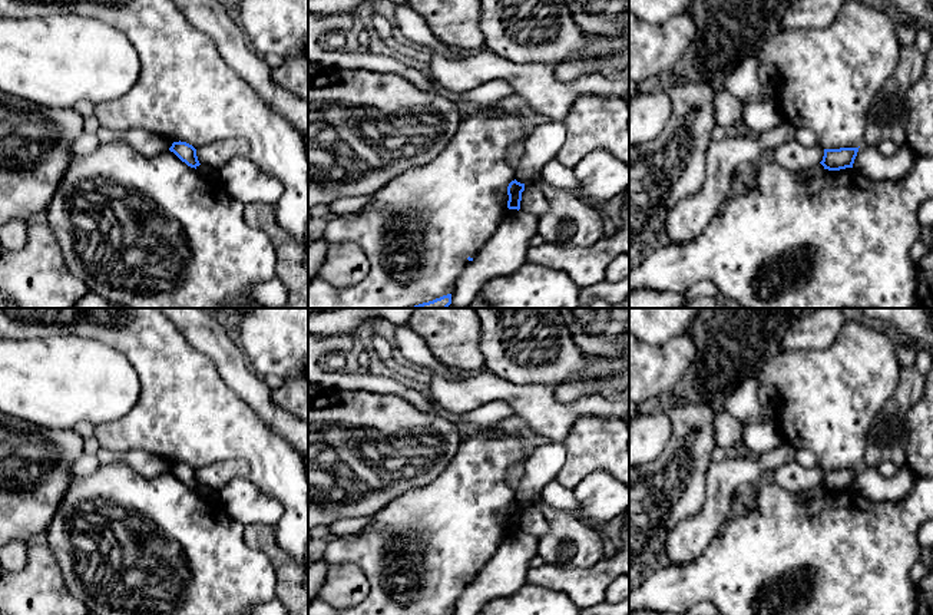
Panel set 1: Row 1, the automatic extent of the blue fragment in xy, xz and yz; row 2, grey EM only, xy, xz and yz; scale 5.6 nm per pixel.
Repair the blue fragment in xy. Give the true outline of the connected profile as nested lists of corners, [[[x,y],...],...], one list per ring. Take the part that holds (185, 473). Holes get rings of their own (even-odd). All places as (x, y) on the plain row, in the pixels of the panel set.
[[[173,463],[169,472],[191,489],[196,490],[201,486],[196,477],[196,470],[186,463]]]

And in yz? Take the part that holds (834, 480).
[[[858,469],[824,470],[824,477],[820,485],[828,492],[853,489],[857,473]]]

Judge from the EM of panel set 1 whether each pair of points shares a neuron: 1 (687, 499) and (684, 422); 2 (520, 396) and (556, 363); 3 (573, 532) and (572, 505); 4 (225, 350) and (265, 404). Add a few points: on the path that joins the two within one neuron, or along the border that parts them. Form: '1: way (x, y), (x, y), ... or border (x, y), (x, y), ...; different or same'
1: way (685, 480), (684, 455), (678, 447), (682, 440); same
2: border (500, 376), (513, 383), (558, 384); different
3: border (542, 499), (558, 509), (571, 512), (599, 534); different
4: way (232, 363), (237, 373), (255, 392); same

